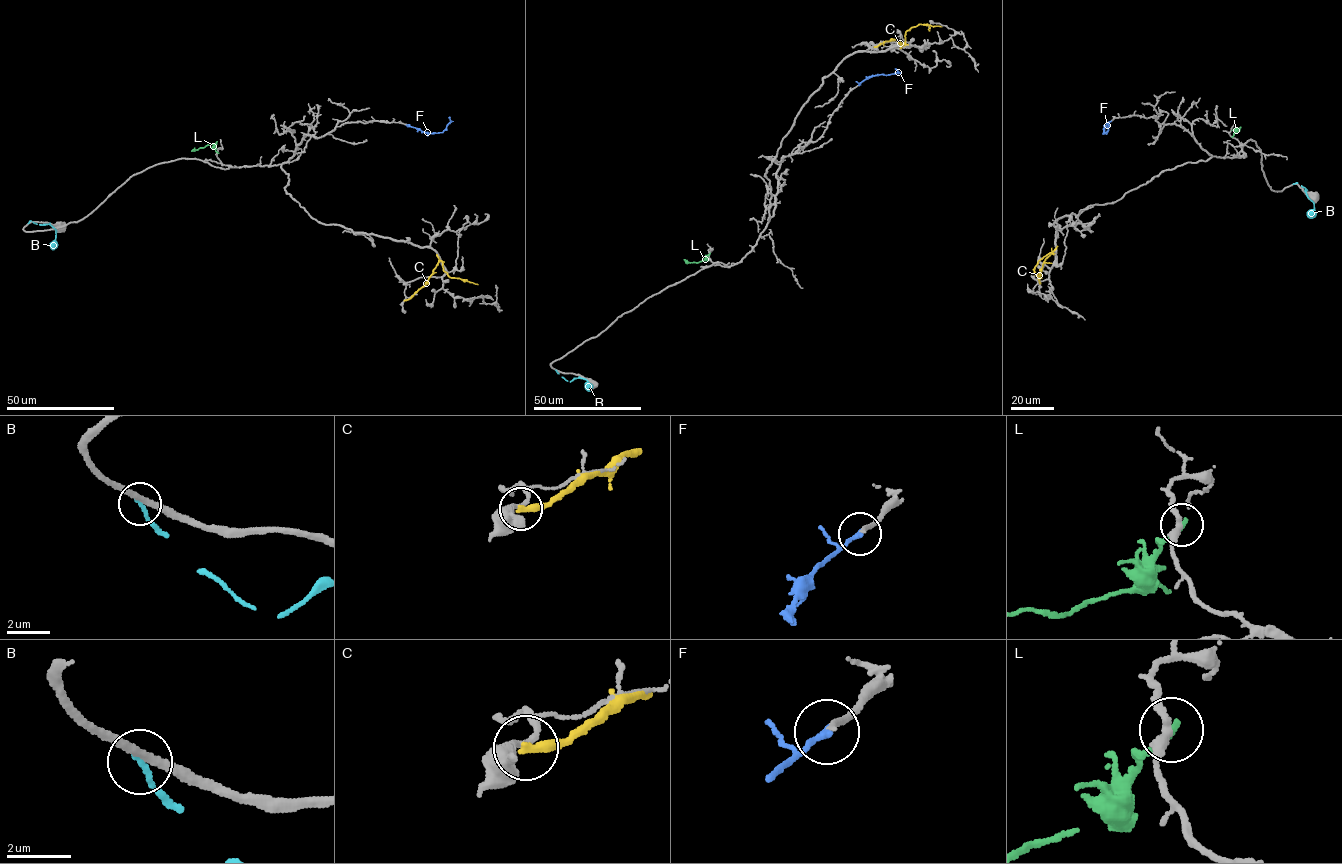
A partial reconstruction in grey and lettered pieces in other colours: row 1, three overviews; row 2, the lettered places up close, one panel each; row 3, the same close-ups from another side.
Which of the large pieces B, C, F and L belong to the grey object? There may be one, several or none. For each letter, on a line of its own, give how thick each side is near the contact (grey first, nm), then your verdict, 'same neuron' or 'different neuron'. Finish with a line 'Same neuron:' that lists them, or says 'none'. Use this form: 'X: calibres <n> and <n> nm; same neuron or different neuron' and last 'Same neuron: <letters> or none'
B: calibres 240 and 170 nm; different neuron
C: calibres 180 and 320 nm; different neuron
F: calibres 190 and 200 nm; same neuron
L: calibres 280 and 200 nm; different neuron
Same neuron: F

